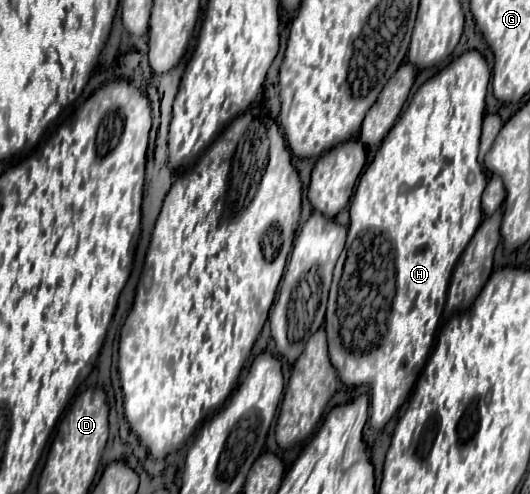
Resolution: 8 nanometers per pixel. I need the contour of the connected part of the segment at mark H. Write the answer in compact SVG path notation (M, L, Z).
M466 50L462 56L452 60L446 68L442 68L436 76L432 76L428 82L424 82L418 92L412 96L408 102L406 110L400 114L398 122L394 128L388 132L386 140L382 140L372 164L366 168L366 172L360 176L354 200L350 204L350 226L348 226L348 240L346 240L346 250L344 250L344 262L342 262L342 272L340 278L332 282L330 290L330 308L326 312L328 320L324 322L326 336L328 336L328 350L330 350L330 360L332 366L336 368L340 380L344 384L360 386L360 384L370 384L372 398L370 398L370 426L376 430L382 430L386 422L396 414L396 410L404 404L416 383L417 370L421 369L426 359L429 357L431 348L438 331L439 319L446 300L446 290L448 290L448 280L454 268L454 262L458 260L460 252L466 248L470 242L472 234L476 232L478 224L482 222L482 210L480 210L480 196L486 188L486 174L482 166L478 164L478 146L480 146L480 126L484 118L484 98L486 98L486 88L488 88L488 64L482 58L480 52L476 50Z

